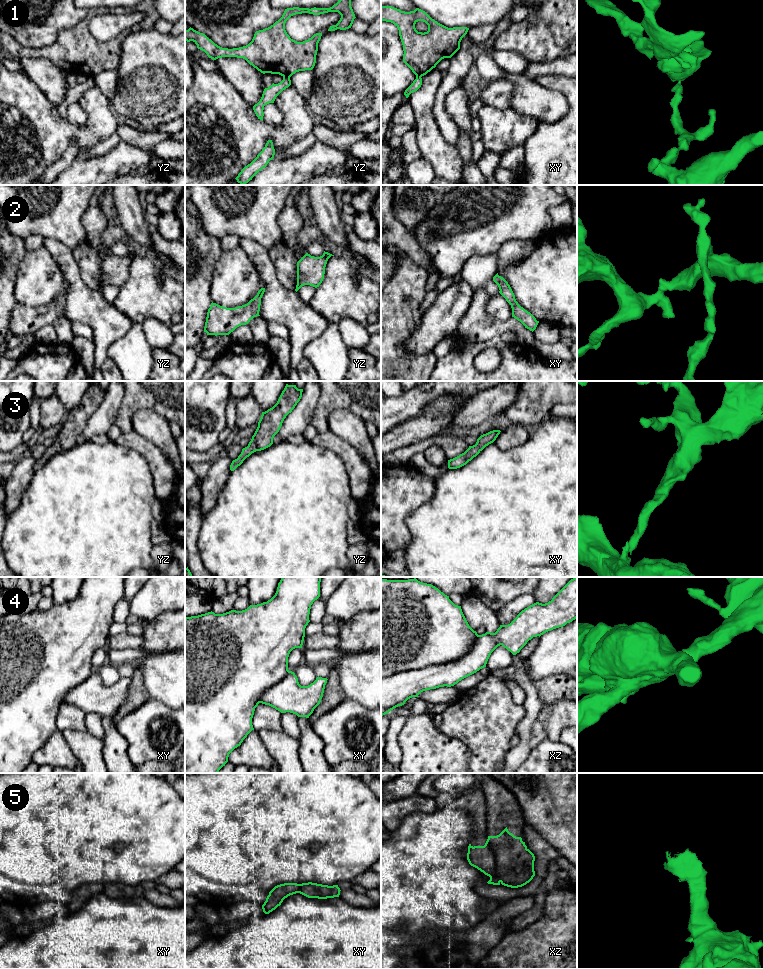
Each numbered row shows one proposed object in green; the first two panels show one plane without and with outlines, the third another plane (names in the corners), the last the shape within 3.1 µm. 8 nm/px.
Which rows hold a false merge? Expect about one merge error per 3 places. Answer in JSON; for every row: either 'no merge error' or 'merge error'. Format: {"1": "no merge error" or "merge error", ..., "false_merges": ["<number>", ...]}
{"1": "merge error", "2": "no merge error", "3": "no merge error", "4": "merge error", "5": "merge error", "false_merges": ["1", "4", "5"]}

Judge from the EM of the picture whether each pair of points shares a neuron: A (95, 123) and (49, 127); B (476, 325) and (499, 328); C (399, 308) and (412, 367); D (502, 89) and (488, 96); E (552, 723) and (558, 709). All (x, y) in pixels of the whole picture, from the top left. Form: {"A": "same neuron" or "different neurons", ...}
{"A": "same neuron", "B": "same neuron", "C": "same neuron", "D": "same neuron", "E": "same neuron"}

